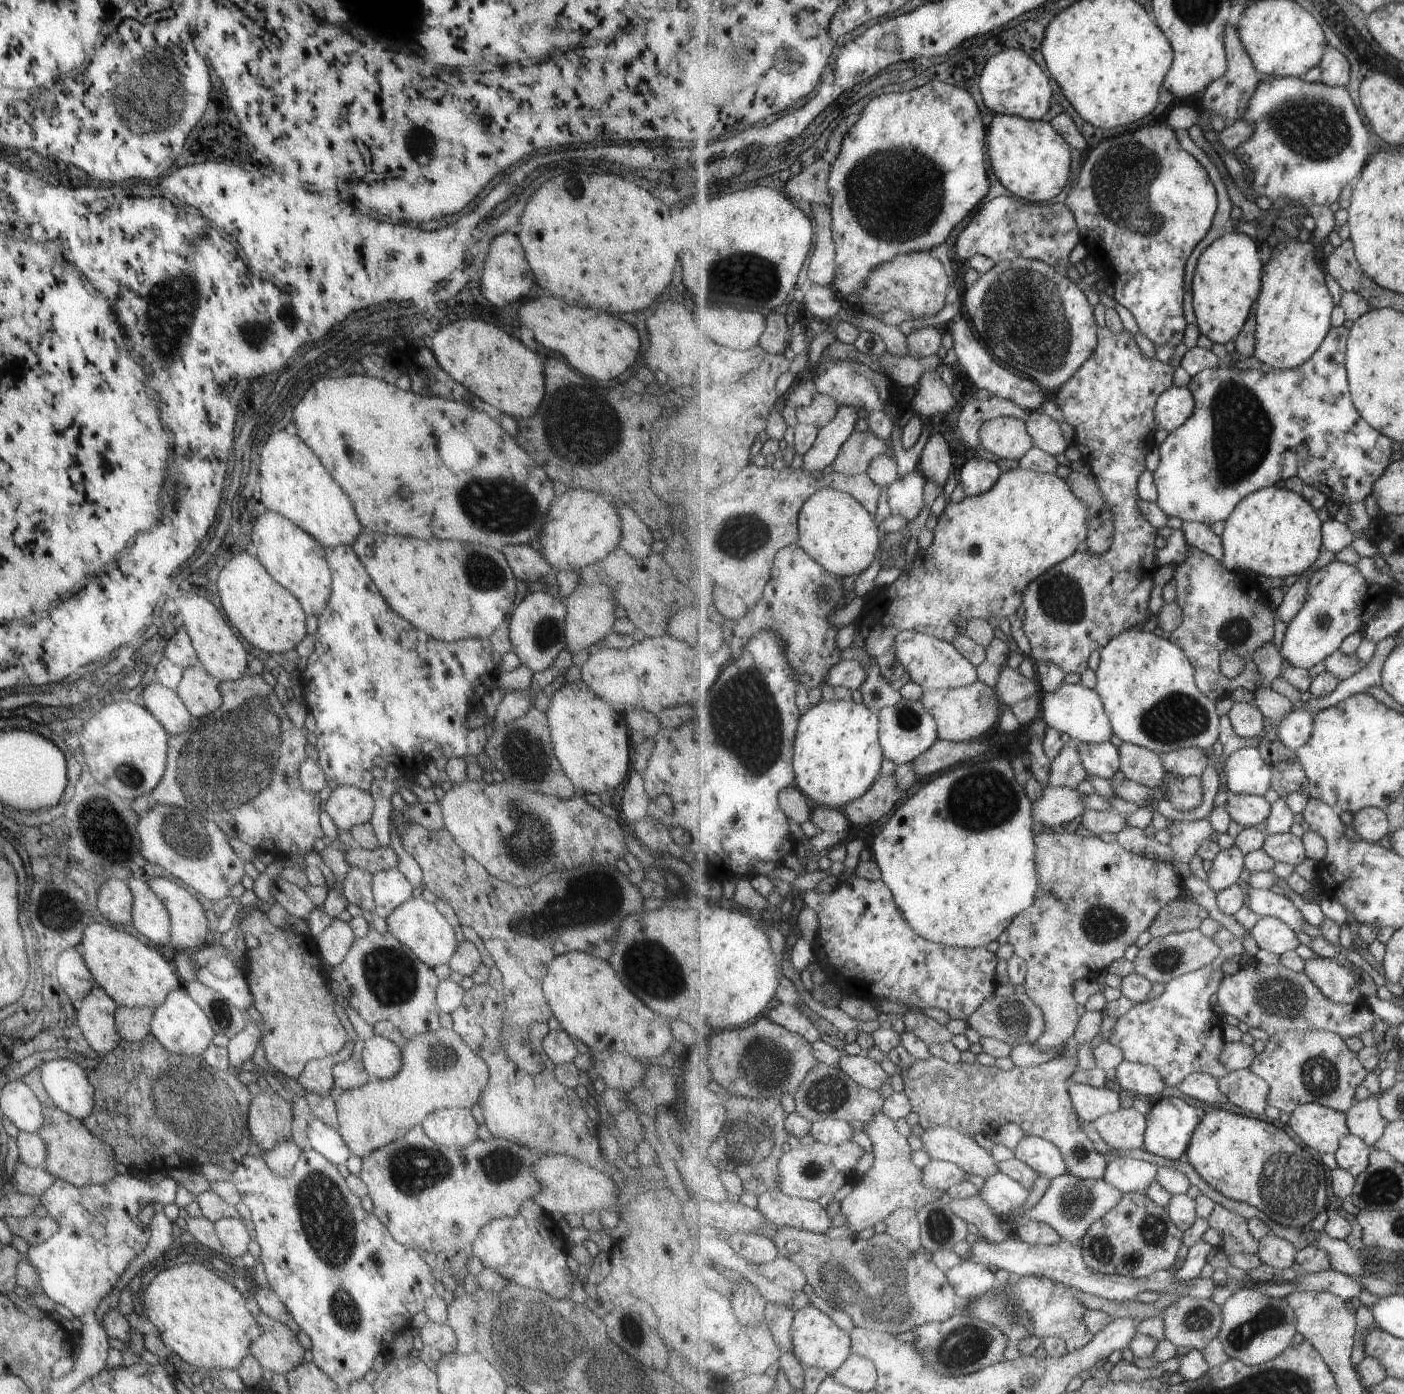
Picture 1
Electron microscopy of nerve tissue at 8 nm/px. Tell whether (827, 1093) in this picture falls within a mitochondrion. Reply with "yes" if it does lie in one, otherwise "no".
yes

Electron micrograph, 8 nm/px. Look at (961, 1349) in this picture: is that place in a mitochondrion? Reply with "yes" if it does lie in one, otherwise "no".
yes

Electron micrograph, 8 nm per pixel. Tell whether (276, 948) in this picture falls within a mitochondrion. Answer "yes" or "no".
no

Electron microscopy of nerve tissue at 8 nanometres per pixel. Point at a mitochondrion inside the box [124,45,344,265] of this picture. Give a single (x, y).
(195, 242)

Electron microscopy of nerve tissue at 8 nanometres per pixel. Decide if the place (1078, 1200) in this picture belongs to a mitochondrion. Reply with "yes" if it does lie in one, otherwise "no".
yes

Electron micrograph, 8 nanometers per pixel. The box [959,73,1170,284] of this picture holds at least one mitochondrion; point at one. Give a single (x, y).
(1122, 184)

